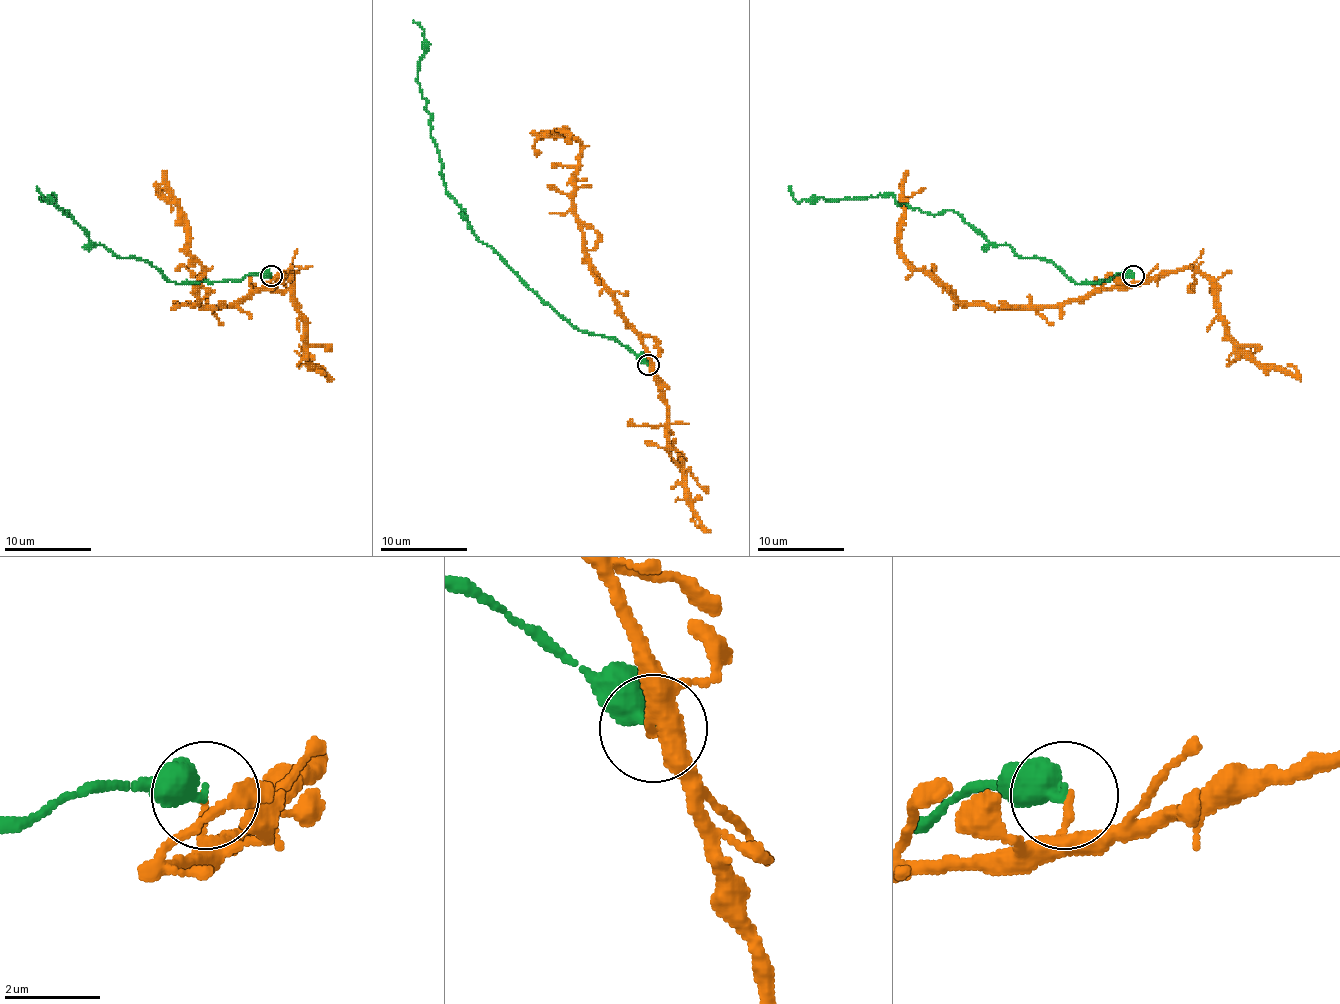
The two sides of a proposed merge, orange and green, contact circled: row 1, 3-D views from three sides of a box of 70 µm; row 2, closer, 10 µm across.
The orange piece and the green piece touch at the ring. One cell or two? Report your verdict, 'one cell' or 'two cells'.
two cells

